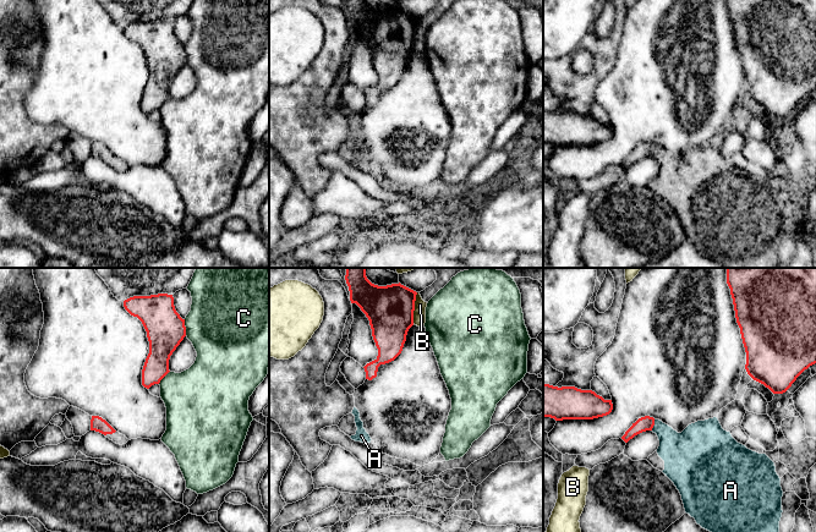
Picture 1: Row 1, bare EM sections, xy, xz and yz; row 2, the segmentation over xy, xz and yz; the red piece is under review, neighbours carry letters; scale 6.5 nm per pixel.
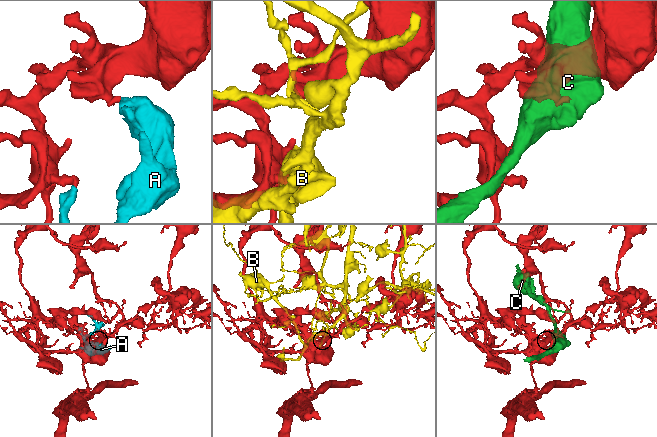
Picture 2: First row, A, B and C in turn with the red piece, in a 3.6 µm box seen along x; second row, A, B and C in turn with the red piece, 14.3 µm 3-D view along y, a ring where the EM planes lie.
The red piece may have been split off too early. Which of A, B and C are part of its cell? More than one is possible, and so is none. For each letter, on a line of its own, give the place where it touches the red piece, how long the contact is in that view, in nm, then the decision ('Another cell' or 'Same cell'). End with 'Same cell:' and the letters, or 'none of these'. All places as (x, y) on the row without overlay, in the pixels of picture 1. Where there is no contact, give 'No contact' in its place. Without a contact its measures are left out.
A: Touches red at yz (653, 151). Shared border 80 nm. Same cell
B: Touches red at xz (414, 34). Shared border 220 nm. Another cell
C: Touches red at xy (185, 54). Shared border 110 nm. Another cell
Same cell: A

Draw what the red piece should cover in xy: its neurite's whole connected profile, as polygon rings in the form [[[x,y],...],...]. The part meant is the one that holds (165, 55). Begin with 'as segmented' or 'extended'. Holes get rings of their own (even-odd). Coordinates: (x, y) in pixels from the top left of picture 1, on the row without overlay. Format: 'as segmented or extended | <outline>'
as segmented | [[[158,20],[150,22],[133,22],[124,27],[125,35],[137,43],[146,57],[149,67],[149,79],[142,95],[142,111],[149,115],[170,98],[169,86],[176,73],[186,62],[185,45],[180,43],[174,32],[172,21]]]

